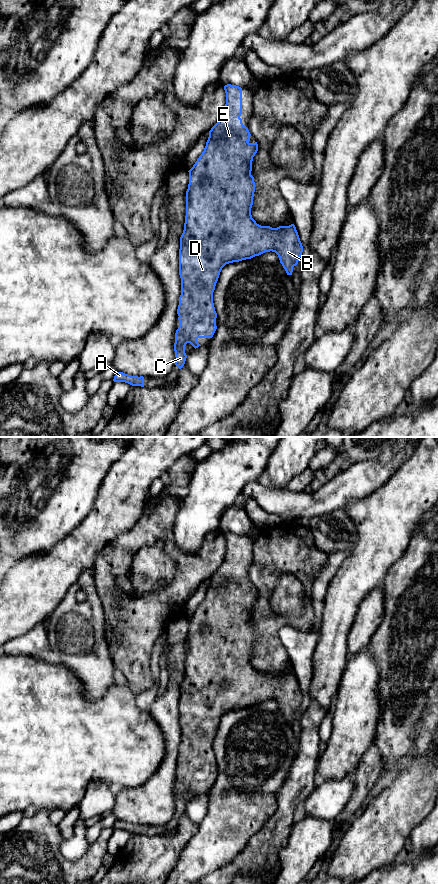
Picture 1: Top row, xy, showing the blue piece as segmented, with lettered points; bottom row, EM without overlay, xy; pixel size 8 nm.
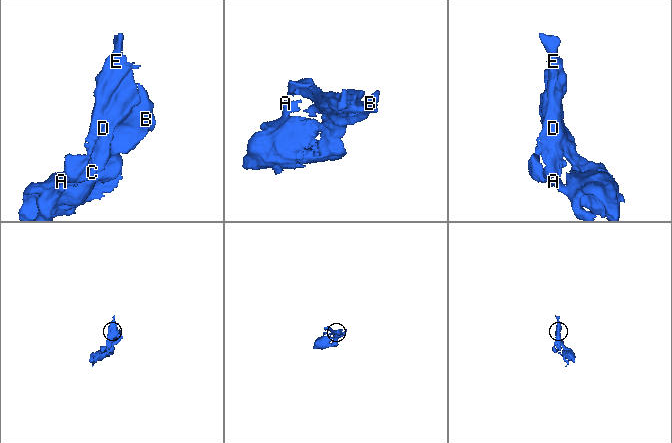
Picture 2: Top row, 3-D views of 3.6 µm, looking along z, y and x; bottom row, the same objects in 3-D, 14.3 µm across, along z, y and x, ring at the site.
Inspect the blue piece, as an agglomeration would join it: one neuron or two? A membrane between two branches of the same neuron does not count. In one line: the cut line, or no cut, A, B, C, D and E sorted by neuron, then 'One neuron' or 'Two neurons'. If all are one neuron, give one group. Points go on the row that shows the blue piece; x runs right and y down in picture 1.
No split. Groups: A B C D E. One neuron

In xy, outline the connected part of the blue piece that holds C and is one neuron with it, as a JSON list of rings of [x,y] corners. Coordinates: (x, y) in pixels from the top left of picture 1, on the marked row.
[[[227,84],[225,110],[220,120],[209,131],[204,151],[189,172],[189,184],[186,191],[186,216],[184,230],[180,237],[179,275],[181,278],[181,295],[177,309],[180,325],[175,333],[174,351],[177,368],[181,369],[186,361],[185,346],[190,343],[195,349],[201,346],[198,338],[212,338],[217,326],[213,303],[213,292],[222,268],[229,263],[251,259],[265,252],[275,252],[287,275],[292,275],[293,267],[303,252],[303,246],[294,224],[289,226],[261,226],[252,218],[251,208],[255,192],[254,177],[251,175],[253,157],[258,151],[258,144],[250,143],[250,132],[243,125],[242,119],[242,88]]]

